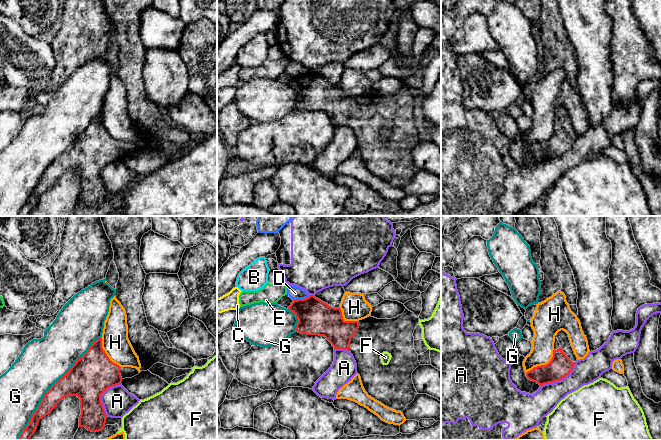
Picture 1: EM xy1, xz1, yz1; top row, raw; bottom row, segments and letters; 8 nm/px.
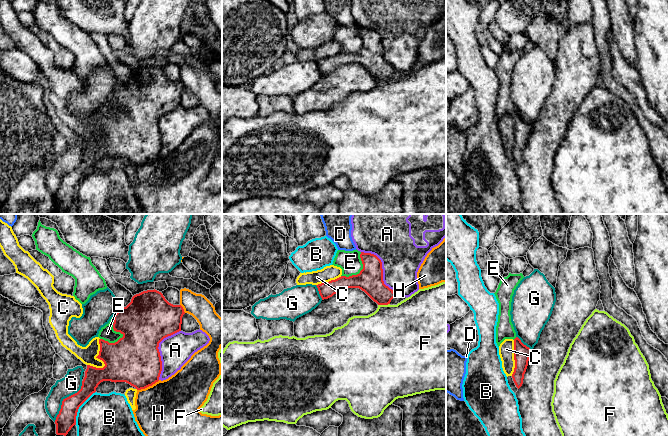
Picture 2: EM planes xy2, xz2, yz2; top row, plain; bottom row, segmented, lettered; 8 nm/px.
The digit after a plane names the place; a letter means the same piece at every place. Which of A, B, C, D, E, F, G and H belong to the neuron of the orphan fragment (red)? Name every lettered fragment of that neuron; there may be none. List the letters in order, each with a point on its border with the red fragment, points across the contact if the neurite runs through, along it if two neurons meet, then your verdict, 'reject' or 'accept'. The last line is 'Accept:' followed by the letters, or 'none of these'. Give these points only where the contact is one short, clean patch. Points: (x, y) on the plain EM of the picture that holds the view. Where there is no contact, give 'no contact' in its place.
A: contact xy2 (158, 127); reject
B: contact xy2 (78, 184); border xy2 (95, 167), (79, 183), (75, 200); reject
C: contact xy2 (97, 132); reject
D: contact xz1 (301, 75); border xz1 (310, 71), (293, 76); reject
E: contact xy2 (119, 107); reject
F: contact xz2 (383, 80); border xz2 (389, 79), (378, 81); reject
G: contact xy1 (51, 163); reject
H: contact yz1 (543, 141); reject
Accept: none of these

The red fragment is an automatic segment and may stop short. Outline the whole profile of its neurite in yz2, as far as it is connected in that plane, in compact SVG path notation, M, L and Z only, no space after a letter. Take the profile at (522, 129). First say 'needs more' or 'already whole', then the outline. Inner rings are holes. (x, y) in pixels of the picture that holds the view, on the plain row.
already whole; M518 113L514 115L515 144L512 154L518 165L523 160L524 150L526 148L531 129L532 125L524 121Z

